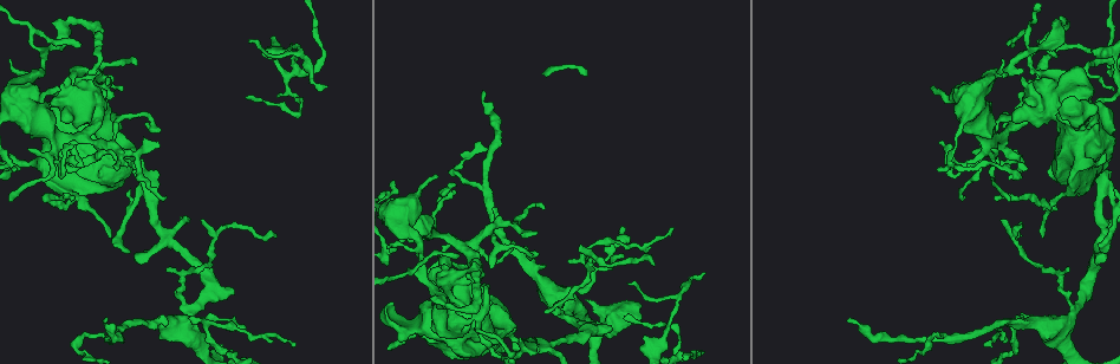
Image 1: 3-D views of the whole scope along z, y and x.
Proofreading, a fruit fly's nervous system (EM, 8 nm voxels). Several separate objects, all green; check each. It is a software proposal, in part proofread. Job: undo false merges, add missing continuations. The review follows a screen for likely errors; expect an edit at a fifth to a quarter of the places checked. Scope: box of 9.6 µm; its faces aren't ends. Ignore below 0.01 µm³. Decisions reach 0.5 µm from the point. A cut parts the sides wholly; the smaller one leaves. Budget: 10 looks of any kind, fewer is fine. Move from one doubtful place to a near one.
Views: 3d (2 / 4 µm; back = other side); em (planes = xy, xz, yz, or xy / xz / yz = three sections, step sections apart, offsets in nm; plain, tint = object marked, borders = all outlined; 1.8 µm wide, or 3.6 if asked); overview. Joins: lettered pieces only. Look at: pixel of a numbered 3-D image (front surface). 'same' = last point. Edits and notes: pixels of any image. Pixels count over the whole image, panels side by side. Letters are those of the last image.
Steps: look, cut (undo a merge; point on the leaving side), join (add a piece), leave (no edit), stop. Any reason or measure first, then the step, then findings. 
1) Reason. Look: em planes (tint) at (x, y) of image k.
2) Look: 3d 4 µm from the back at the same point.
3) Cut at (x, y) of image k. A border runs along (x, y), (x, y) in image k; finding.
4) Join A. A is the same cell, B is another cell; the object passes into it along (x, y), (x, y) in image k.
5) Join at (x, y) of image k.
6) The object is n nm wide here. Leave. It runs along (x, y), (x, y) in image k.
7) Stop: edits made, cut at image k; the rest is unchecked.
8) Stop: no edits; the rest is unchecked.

Thin end. Look: 3d 2 µm at (1003, 219) of image 1.

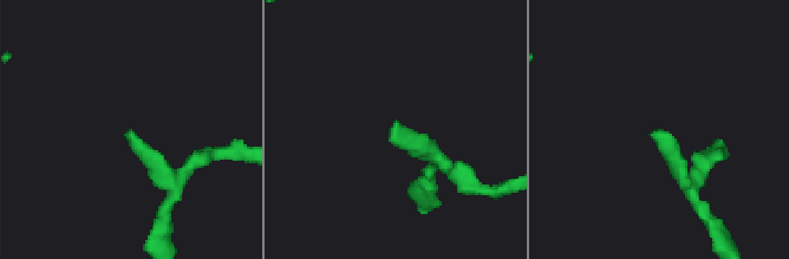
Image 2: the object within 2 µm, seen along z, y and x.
Look: em xz step 8 (borders) at (652, 132) of image 2.

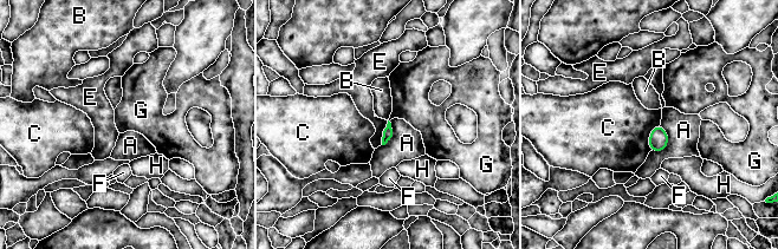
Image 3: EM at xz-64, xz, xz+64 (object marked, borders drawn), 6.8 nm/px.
Leave. A, B, C, E, F, G and H are other cells; a border runs along (388, 120), (383, 130), (381, 144) in image 3; no lettered piece goes on from it.

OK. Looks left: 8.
Sudden change in width. Look: 3d 4 µm at (1064, 326) of image 1.

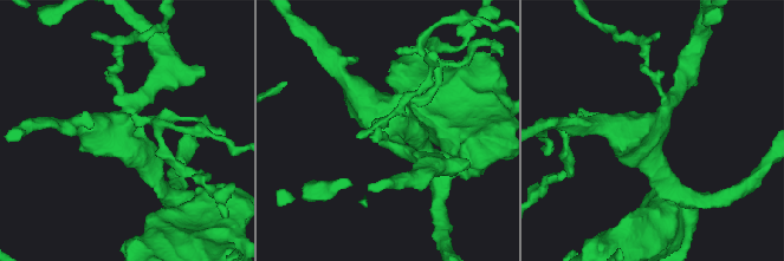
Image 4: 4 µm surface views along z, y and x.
4 arms meet here; now the EM. Look: em 3.6 µm yz step 16 (tint) at (649, 133) of image 4.

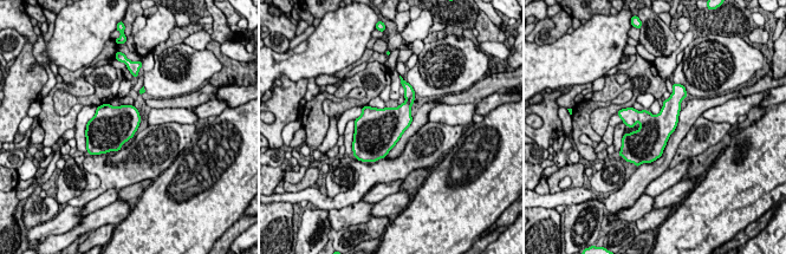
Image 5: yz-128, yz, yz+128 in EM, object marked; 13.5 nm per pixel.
Cut it another way. Look: em 3.6 µm xz step 4 (borders) at the same point.

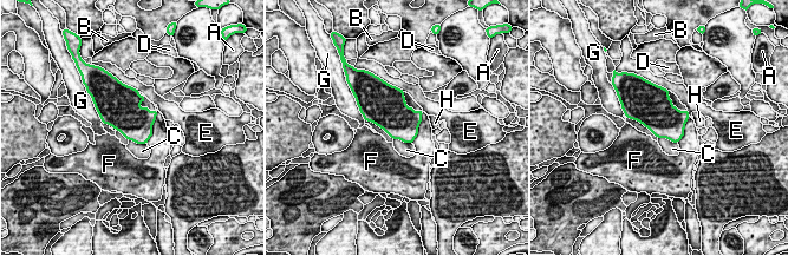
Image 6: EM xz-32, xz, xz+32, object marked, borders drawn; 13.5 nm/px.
Leave. A, B, C, D, E, F, G and H are other cells; a border runs along (658, 137), (665, 137), (677, 143) in image 6; all the same neuron.

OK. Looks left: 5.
Sharp bend. Look: 3d 4 µm at (419, 325) of image 1.

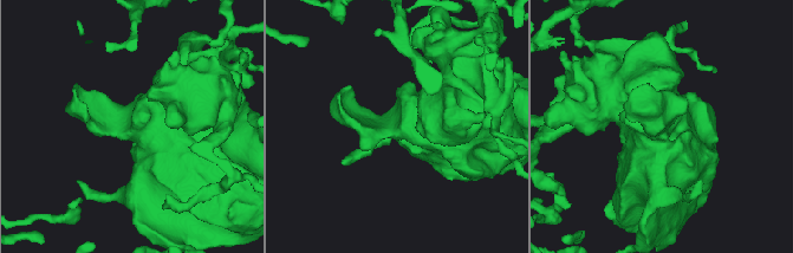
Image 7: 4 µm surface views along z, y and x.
Look: em 3.6 µm xy step 8 (tint) at (398, 127) of image 7.

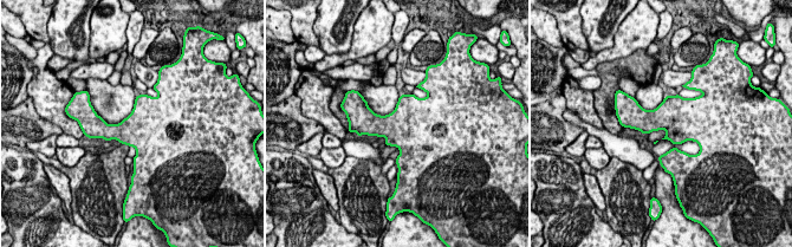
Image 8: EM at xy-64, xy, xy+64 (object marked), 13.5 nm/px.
Look: em 3.6 µm xy step 8 (borders) at the same point.

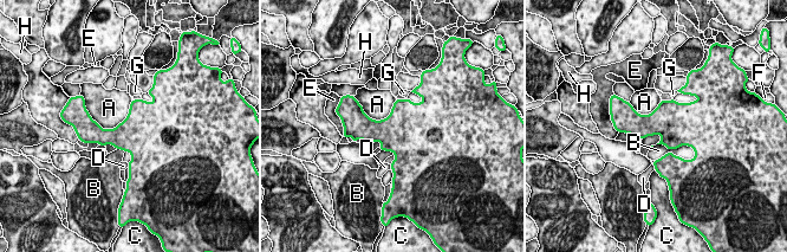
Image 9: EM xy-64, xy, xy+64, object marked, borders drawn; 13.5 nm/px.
Leave. A, B, C, D, E, F, G and H are other cells; a border runs along (132, 101), (112, 128), (90, 116) in image 9; one neuron here.

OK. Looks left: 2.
Sudden change in width. Look: em 3.6 µm planes (borders) at (1044, 79) of image 1.

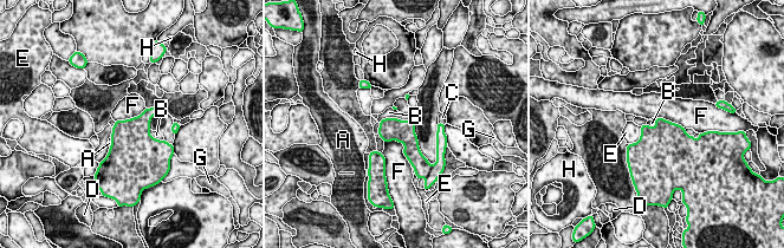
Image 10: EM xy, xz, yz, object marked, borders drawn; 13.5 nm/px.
Leave. A, B, C, D, E, F, G and H are other cells; a border runs along (384, 141), (400, 142), (409, 163) in image 10; one neuron here.

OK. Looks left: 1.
Stop: no edits; the rest is unchecked.

